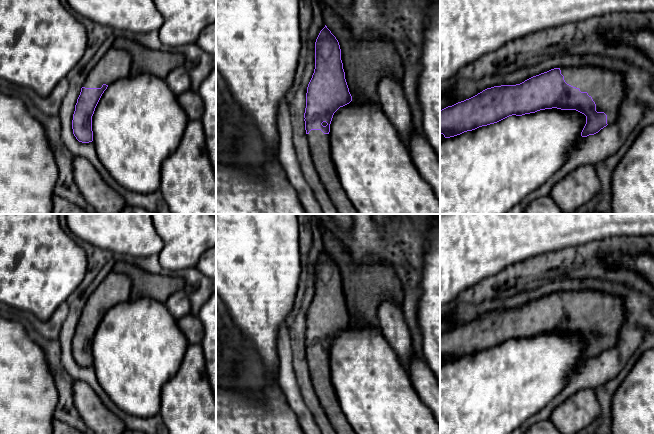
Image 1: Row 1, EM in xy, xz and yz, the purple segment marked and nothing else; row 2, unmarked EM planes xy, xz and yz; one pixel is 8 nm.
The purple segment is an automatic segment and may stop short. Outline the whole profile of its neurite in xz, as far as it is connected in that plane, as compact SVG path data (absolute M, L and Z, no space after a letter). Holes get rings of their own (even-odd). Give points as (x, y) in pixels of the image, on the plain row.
M325 249L315 266L315 293L307 311L304 345L311 382L315 393L337 434L356 434L341 410L331 381L329 359L330 348L334 337L340 331L349 328L351 325L352 320L345 303L339 266Z

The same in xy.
M110 272L89 297L75 329L72 344L73 358L79 366L93 365L92 340L107 311L119 303L129 301L131 279L121 273Z

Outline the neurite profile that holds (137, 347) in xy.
M152 298L130 299L108 309L92 340L93 367L100 386L117 408L135 417L159 414L161 390L179 370L189 344L164 303Z

